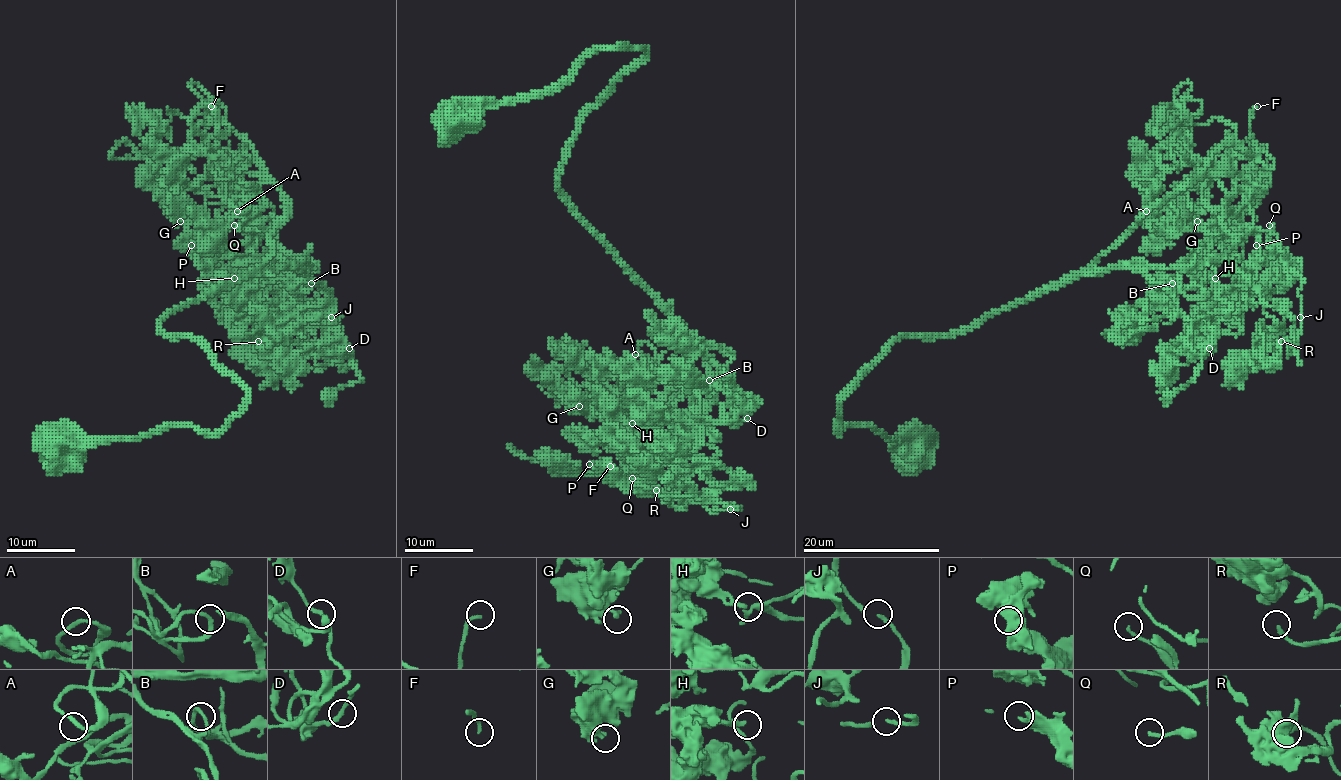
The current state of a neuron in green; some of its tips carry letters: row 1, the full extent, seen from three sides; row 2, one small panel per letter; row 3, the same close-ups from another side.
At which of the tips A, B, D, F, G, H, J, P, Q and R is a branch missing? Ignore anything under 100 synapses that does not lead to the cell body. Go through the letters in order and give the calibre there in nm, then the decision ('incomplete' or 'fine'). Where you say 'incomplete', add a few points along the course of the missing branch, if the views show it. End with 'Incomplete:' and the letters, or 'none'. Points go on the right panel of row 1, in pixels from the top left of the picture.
A: 180 nm thick; fine
B: 180 nm thick; fine
D: 180 nm thick; fine
F: 180 nm thick; incomplete; missing branch runs (1257, 106), (1256, 113), (1247, 101), (1232, 120), (1233, 137), (1223, 163), (1230, 190), (1235, 168)
G: 280 nm thick; fine
H: 260 nm thick; fine
J: 180 nm thick; fine
P: 280 nm thick; fine
Q: 200 nm thick; fine
R: 160 nm thick; fine
Incomplete: F

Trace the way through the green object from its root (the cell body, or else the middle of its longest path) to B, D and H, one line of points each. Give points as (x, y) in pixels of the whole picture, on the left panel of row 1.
B: (58, 444), (218, 432), (247, 391), (160, 324), (249, 276), (313, 268), (287, 259), (289, 283), (311, 283)
D: (58, 444), (218, 432), (247, 391), (160, 324), (249, 276), (301, 268), (349, 348)
H: (58, 444), (218, 432), (247, 391), (160, 324), (249, 276), (313, 268), (251, 233), (211, 266), (234, 278)

